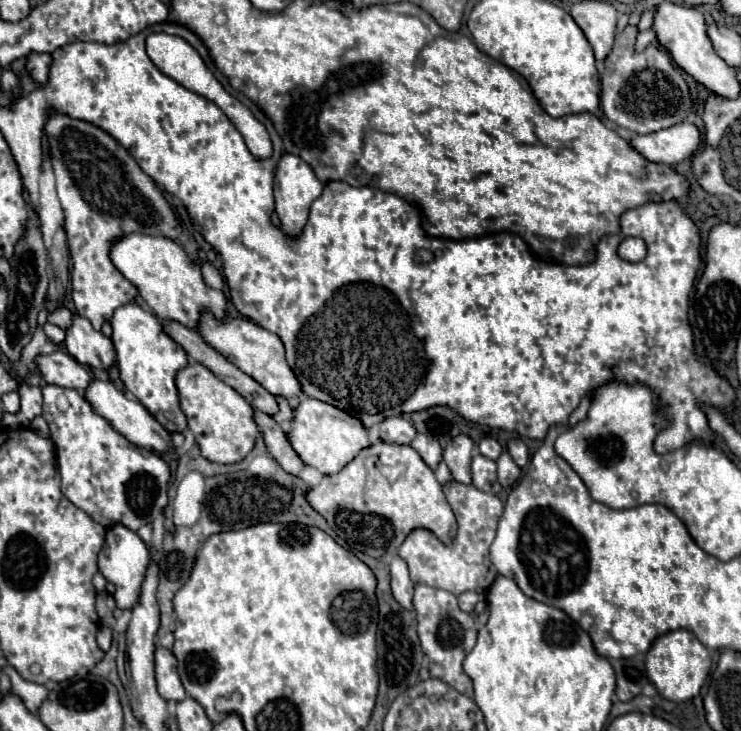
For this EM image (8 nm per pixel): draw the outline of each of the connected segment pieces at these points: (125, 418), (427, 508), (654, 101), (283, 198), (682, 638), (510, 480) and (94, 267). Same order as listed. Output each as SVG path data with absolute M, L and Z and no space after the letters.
M91 380L91 384L85 390L85 400L91 404L93 412L103 416L119 434L123 434L129 442L155 450L155 452L165 452L169 450L169 432L143 408L141 402L129 400L123 392L119 392L111 382L103 380Z
M377 440L371 446L363 448L341 472L333 476L323 476L323 480L317 486L309 488L307 502L351 548L359 552L377 552L377 558L383 556L383 552L397 550L405 536L415 528L427 528L435 532L437 538L445 544L451 544L457 530L455 516L433 470L421 460L421 456L411 446L383 444L383 440Z
M627 26L615 38L613 52L605 58L605 70L601 74L601 106L605 116L617 126L629 128L637 134L649 134L687 118L693 108L689 86L681 72L673 66L669 52L661 46L649 44L643 52L635 50L637 26Z
M285 152L275 168L275 206L277 206L278 217L281 218L281 228L287 234L299 234L303 224L309 216L309 206L315 198L319 198L323 192L323 184L313 174L311 166L303 162L299 156L293 156Z
M671 630L663 636L657 636L653 646L645 656L647 678L655 684L659 694L673 702L685 702L699 696L701 686L705 684L711 668L711 658L707 648L697 640L689 630Z
M503 452L503 456L499 456L497 460L497 480L505 490L511 490L511 486L519 480L521 476L521 468L511 460L509 452Z
M53 114L45 124L45 134L55 142L49 148L53 154L57 194L65 212L65 232L73 260L73 302L77 314L89 318L93 328L101 330L103 322L111 320L119 306L137 296L137 288L109 260L109 248L115 238L137 230L175 240L181 234L181 226L155 182L105 130L65 114Z

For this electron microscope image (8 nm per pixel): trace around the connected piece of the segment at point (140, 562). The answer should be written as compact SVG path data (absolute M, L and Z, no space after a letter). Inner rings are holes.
M113 526L107 530L107 542L99 554L99 572L115 586L115 604L121 610L133 610L139 602L141 584L145 580L145 572L149 568L149 550L137 532L127 530L125 526ZM119 538L119 540L115 540Z

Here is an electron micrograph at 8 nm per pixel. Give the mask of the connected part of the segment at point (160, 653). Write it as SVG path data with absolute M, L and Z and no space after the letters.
M157 646L155 650L155 674L157 674L157 688L165 700L183 700L187 694L177 674L177 660L171 650Z

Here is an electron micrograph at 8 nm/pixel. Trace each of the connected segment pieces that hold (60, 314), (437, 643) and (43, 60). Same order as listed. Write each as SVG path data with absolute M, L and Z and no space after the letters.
M59 306L59 308L55 308L55 310L49 312L47 322L49 324L55 324L55 326L59 326L59 328L65 330L65 328L71 326L71 318L73 318L73 314L65 306Z
M415 584L413 606L417 612L417 622L419 622L419 628L417 628L419 640L421 640L423 652L429 658L431 676L447 682L449 686L453 686L461 694L473 698L473 684L471 684L471 678L463 670L463 660L465 660L467 652L471 652L471 648L475 646L479 624L473 620L471 614L463 612L457 606L455 594L441 590L441 588L427 586L427 584Z
M31 54L27 58L27 70L31 72L31 76L45 84L47 76L49 76L49 66L51 66L51 56L49 54Z

